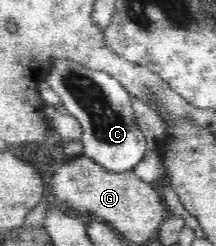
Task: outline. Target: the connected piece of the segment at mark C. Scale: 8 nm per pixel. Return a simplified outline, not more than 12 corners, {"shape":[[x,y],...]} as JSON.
{"shape":[[56,59],[41,79],[82,125],[84,157],[128,173],[148,151],[130,93]]}

